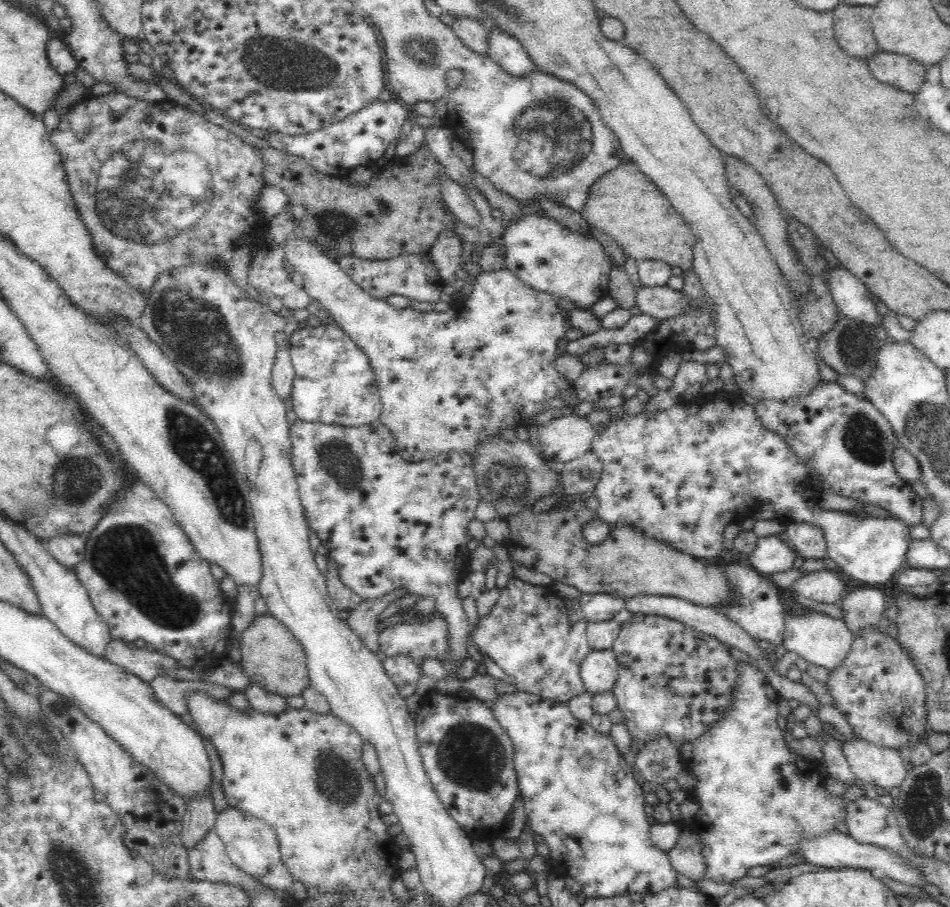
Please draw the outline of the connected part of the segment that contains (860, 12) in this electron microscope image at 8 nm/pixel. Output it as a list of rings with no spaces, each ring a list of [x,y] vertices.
[[[844,3],[833,8],[834,38],[850,57],[865,59],[879,51],[871,25],[871,6]]]

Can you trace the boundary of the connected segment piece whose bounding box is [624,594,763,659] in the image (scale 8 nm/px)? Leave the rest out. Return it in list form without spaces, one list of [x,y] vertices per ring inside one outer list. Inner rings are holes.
[[[649,594],[632,596],[632,598],[624,600],[624,608],[633,614],[658,615],[678,620],[678,622],[683,622],[708,636],[717,638],[727,646],[737,648],[752,659],[763,652],[763,644],[752,638],[744,629],[738,626],[737,622],[730,620],[723,612],[719,612],[716,608],[694,604],[676,596],[650,596]]]

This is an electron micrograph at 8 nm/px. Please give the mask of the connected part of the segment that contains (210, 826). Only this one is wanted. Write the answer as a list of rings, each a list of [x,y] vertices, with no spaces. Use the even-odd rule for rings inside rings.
[[[212,796],[191,797],[183,818],[182,845],[187,850],[197,846],[215,829],[216,810]]]

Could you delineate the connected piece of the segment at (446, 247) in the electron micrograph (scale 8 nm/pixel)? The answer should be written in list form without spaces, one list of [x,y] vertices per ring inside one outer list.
[[[449,228],[442,230],[432,245],[430,255],[444,285],[453,283],[462,261],[461,240],[456,232]]]

